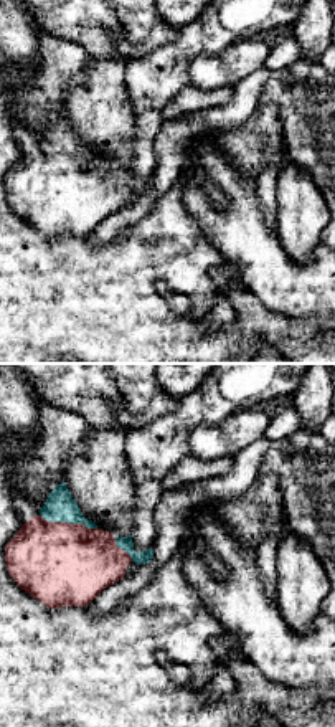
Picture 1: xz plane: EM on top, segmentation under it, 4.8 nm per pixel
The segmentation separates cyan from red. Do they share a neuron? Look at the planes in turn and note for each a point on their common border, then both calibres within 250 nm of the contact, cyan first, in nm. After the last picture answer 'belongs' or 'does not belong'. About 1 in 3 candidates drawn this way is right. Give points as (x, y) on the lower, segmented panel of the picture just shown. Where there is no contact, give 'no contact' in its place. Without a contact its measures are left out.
contact (68, 522); calibres 150 and 400 nm

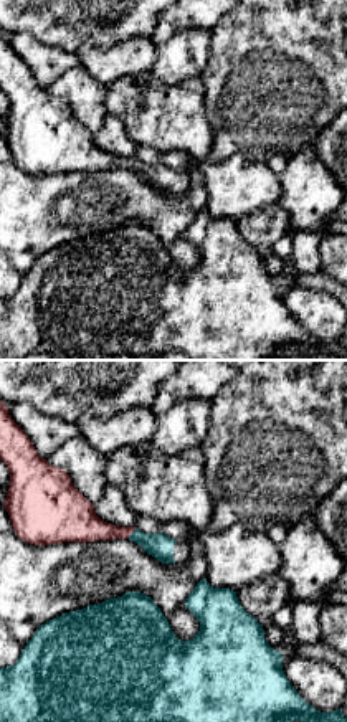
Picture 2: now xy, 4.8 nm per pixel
contact (133, 532); calibres 120 and 160 nm

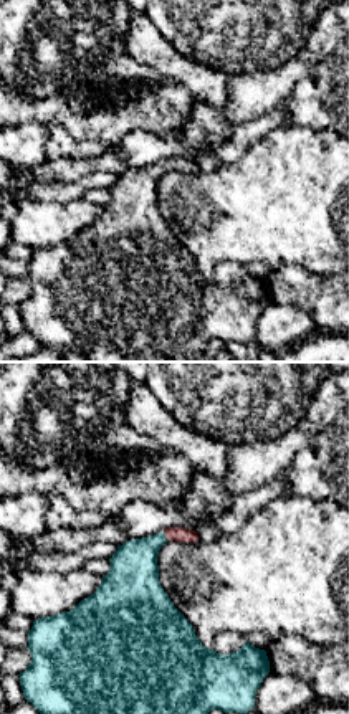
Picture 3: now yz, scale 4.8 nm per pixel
contact (164, 536); calibres 240 and 80 nm

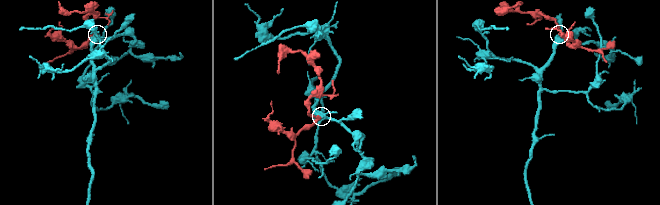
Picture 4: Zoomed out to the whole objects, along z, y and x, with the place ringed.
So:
belongs

